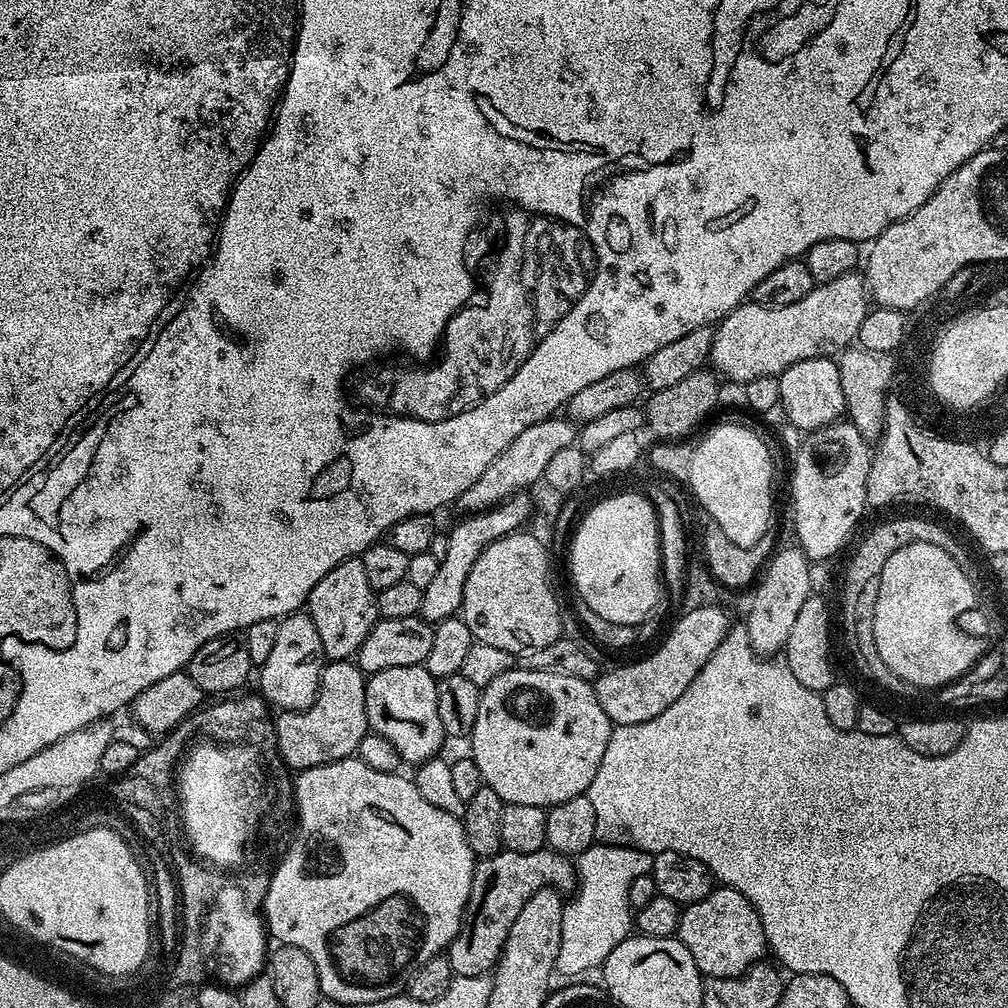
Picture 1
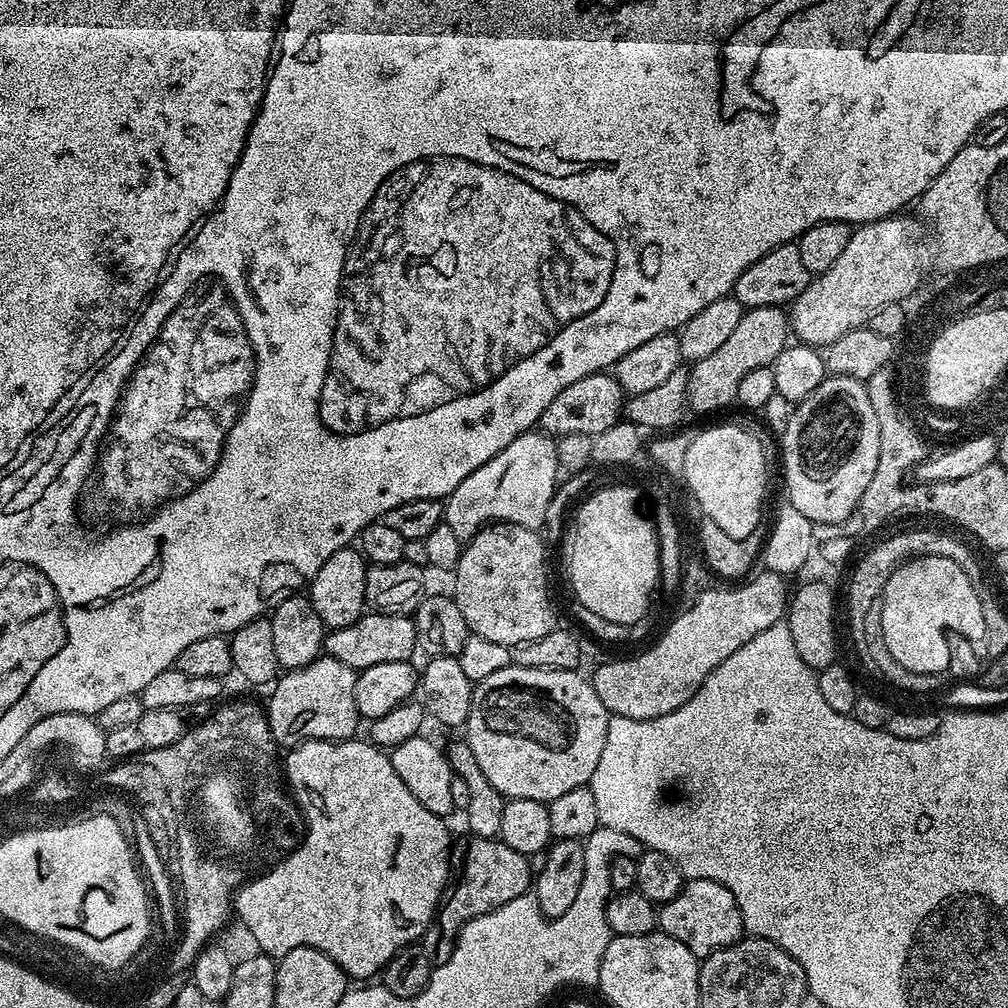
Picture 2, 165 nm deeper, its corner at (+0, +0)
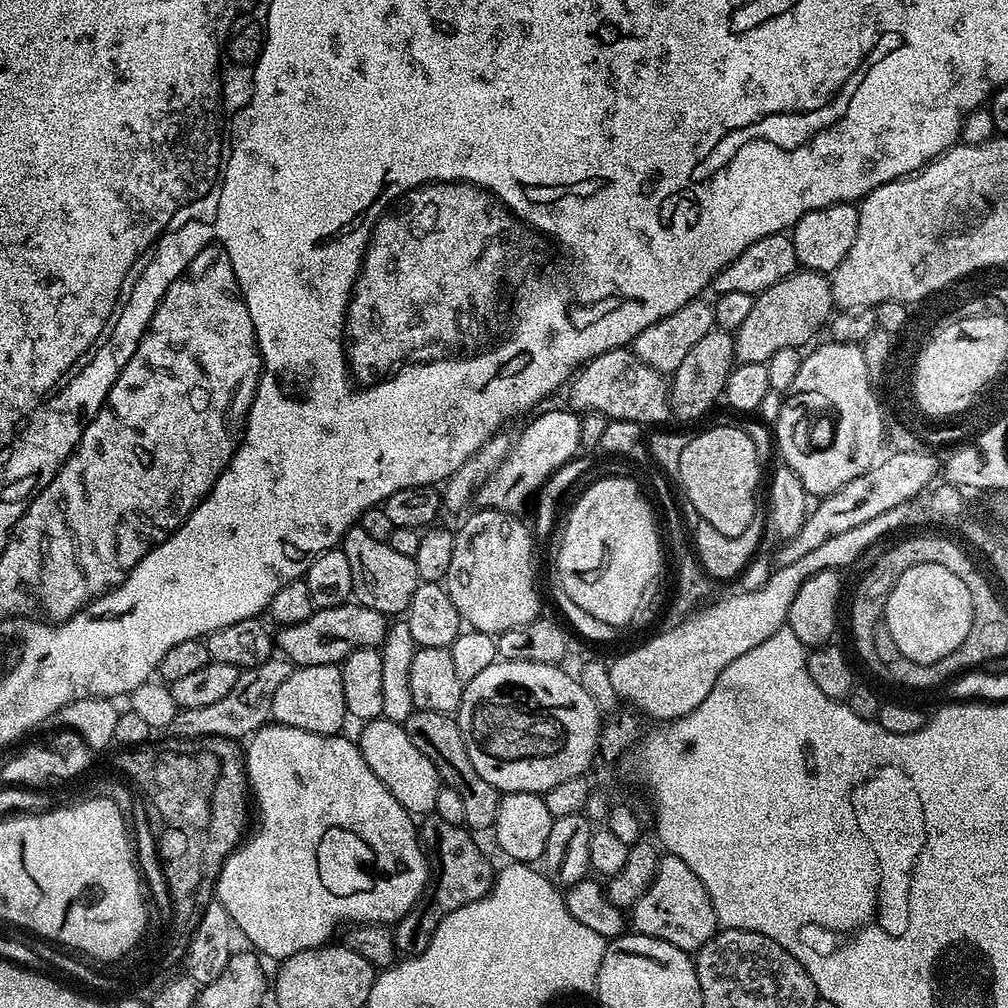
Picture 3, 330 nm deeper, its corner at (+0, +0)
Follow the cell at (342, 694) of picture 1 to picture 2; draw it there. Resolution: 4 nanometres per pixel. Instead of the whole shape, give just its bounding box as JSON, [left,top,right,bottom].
[266,654,362,746]

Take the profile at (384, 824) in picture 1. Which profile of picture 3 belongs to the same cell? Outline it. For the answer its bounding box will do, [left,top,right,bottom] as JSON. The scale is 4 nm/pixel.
[215,722,429,962]

